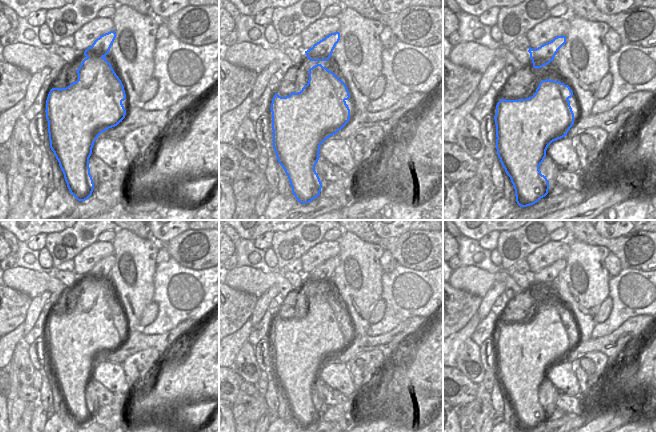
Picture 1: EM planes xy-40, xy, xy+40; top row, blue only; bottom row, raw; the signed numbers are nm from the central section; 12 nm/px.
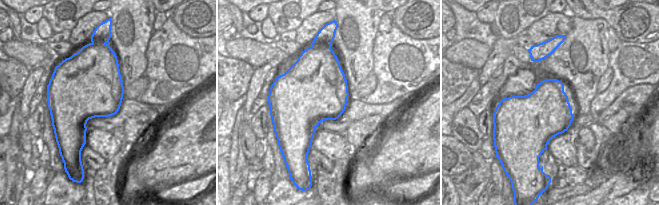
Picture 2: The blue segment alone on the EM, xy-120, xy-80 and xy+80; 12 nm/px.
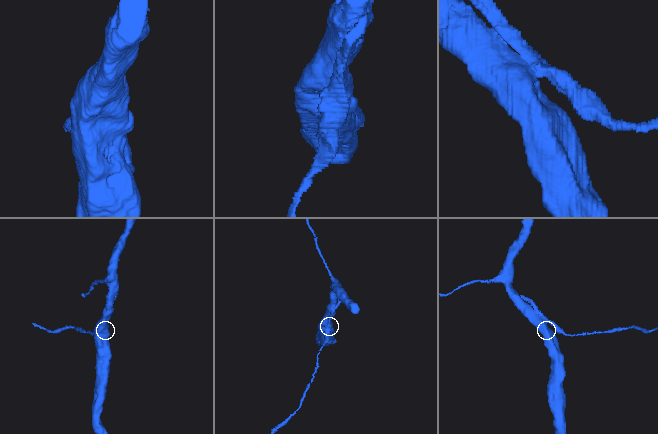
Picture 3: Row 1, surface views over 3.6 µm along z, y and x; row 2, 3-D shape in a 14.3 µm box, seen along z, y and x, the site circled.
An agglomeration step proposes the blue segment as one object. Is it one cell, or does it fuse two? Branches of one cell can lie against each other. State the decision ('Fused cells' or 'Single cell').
Single cell.

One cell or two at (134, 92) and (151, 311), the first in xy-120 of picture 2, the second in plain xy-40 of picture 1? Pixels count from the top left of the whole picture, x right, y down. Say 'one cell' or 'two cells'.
one cell

